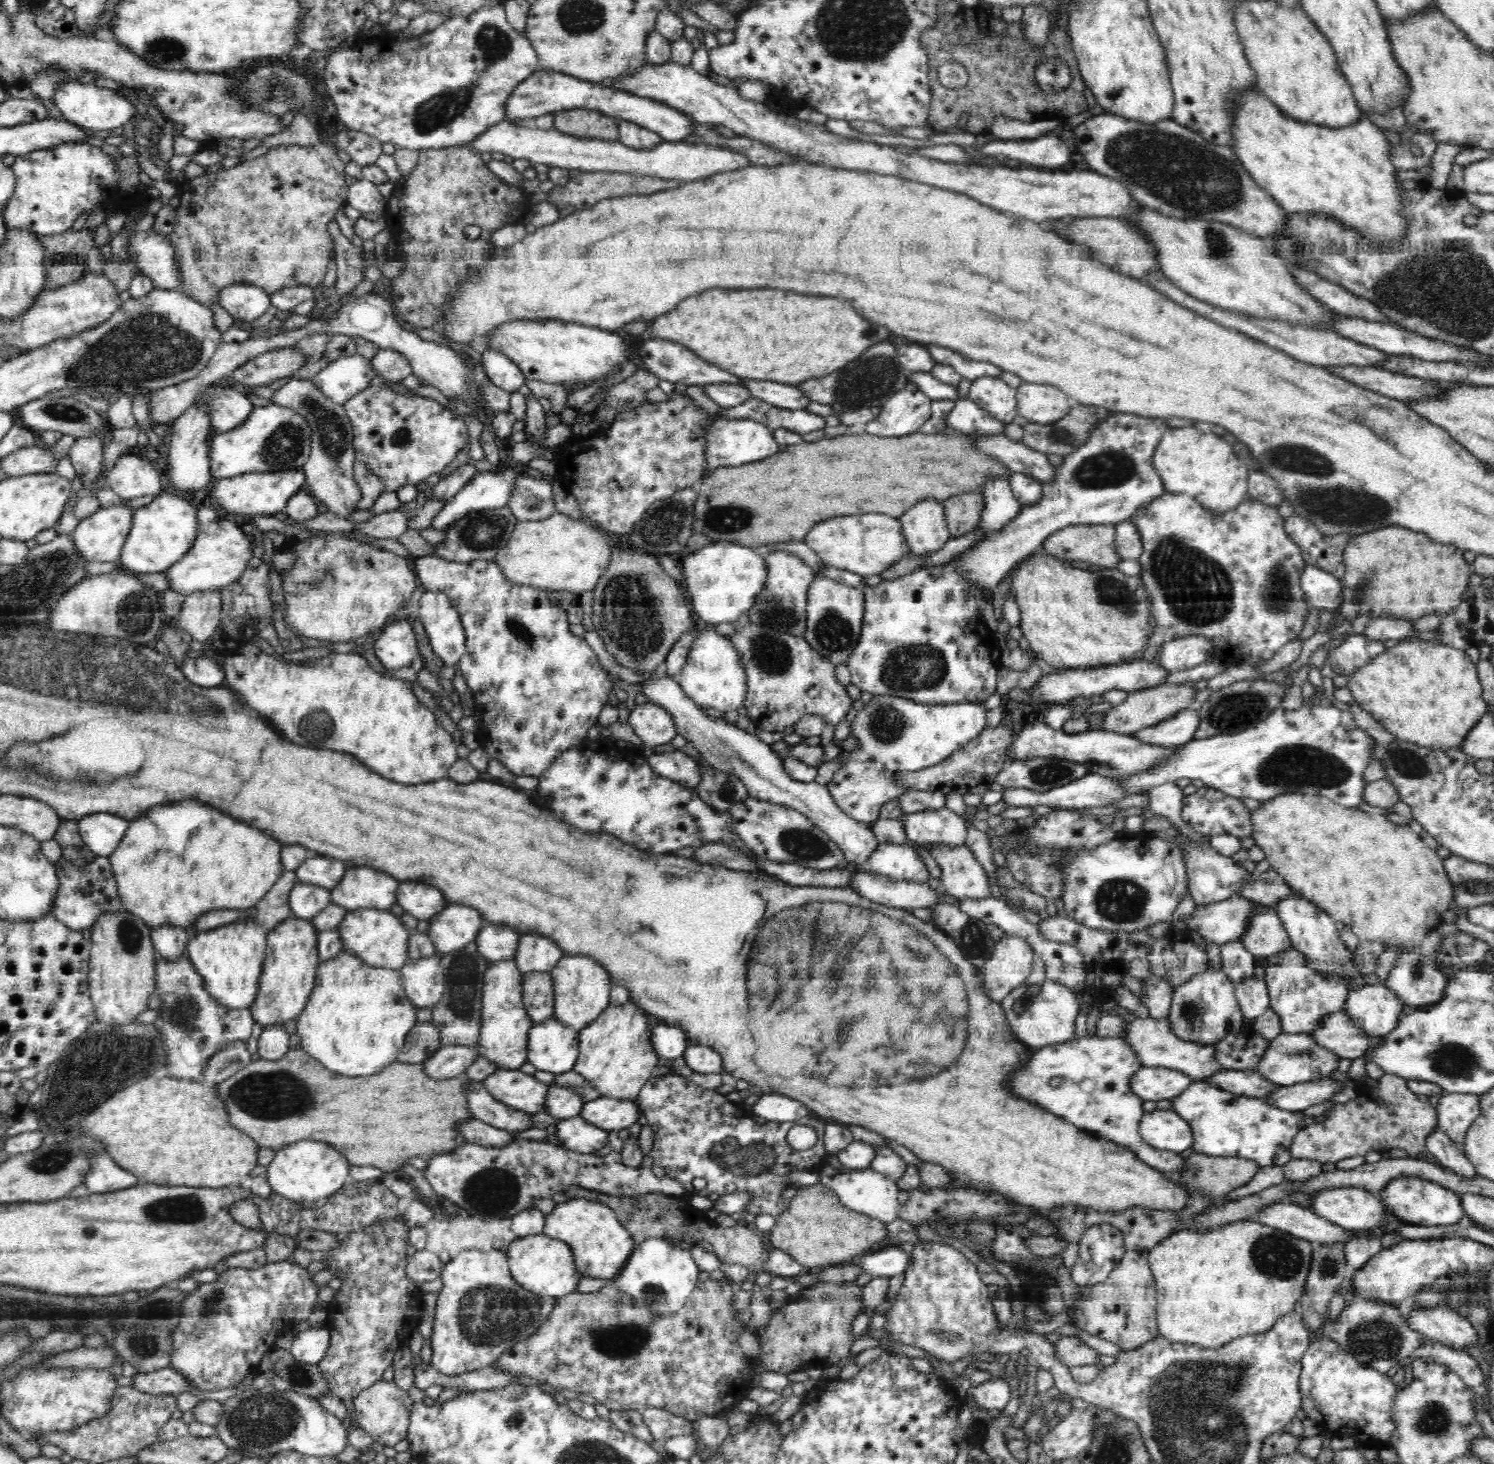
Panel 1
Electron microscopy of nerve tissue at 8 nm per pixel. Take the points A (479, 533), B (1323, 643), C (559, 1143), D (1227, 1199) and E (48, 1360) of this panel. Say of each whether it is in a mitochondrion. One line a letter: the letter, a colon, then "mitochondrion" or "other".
A: mitochondrion
B: other
C: other
D: other
E: other

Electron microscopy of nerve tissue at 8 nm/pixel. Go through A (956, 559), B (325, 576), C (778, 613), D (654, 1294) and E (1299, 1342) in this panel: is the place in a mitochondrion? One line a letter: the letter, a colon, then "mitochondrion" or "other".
A: other
B: mitochondrion
C: mitochondrion
D: mitochondrion
E: other

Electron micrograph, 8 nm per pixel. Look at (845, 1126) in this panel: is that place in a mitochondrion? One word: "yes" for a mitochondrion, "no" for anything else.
no

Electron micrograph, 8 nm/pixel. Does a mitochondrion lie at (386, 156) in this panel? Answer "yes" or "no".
no

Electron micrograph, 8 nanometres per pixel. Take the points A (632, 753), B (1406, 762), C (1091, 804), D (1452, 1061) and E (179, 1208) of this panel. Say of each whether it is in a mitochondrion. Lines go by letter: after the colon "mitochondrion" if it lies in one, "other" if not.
A: other
B: mitochondrion
C: other
D: mitochondrion
E: mitochondrion

